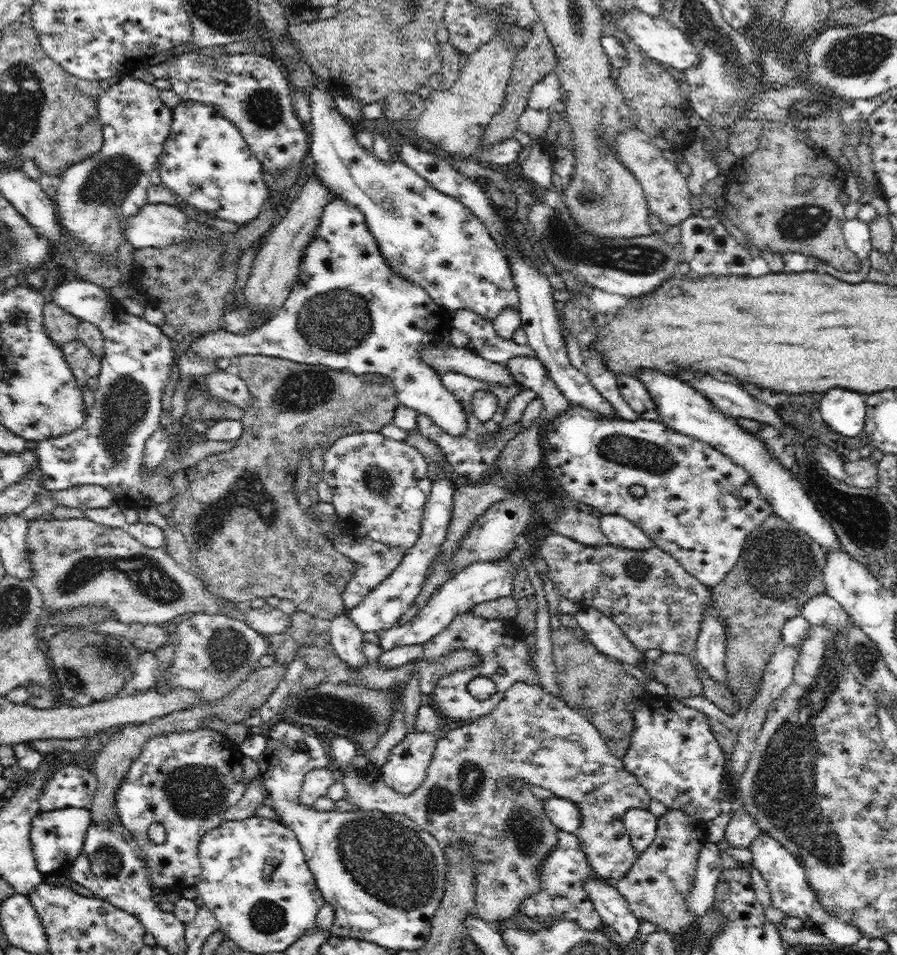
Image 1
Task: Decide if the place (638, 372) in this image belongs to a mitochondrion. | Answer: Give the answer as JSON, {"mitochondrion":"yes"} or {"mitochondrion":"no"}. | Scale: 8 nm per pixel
{"mitochondrion":"no"}

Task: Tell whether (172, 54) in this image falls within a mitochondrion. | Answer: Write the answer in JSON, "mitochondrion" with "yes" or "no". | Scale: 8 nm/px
{"mitochondrion":"no"}

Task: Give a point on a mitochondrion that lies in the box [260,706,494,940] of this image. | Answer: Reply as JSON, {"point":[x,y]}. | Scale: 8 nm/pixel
{"point":[389,860]}

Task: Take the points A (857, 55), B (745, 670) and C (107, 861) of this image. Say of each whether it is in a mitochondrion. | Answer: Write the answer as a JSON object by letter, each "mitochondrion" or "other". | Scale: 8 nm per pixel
{"A":"mitochondrion","B":"mitochondrion","C":"mitochondrion"}

